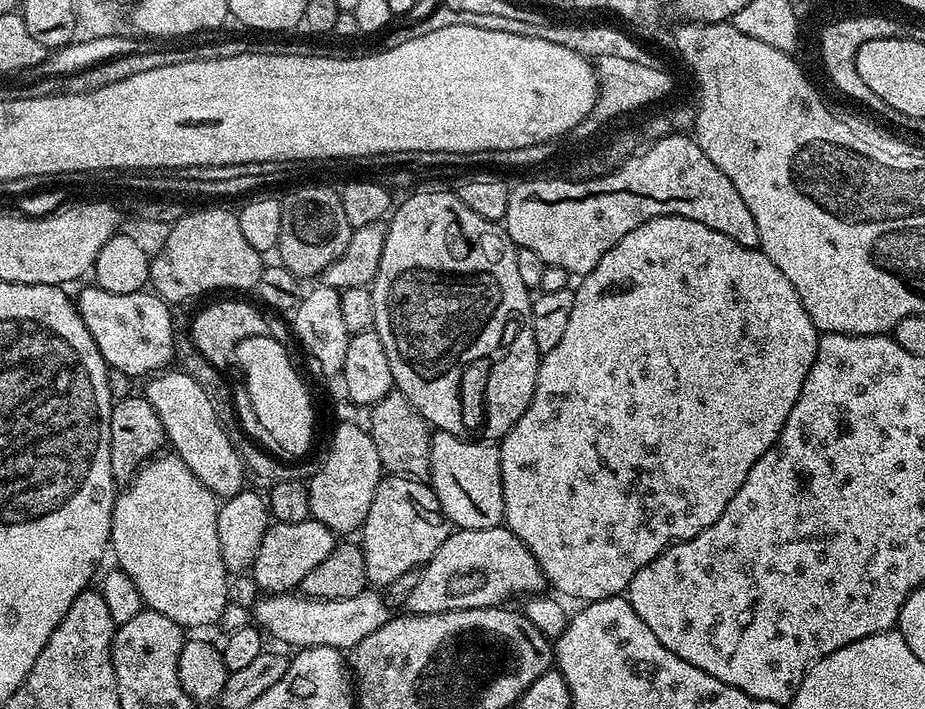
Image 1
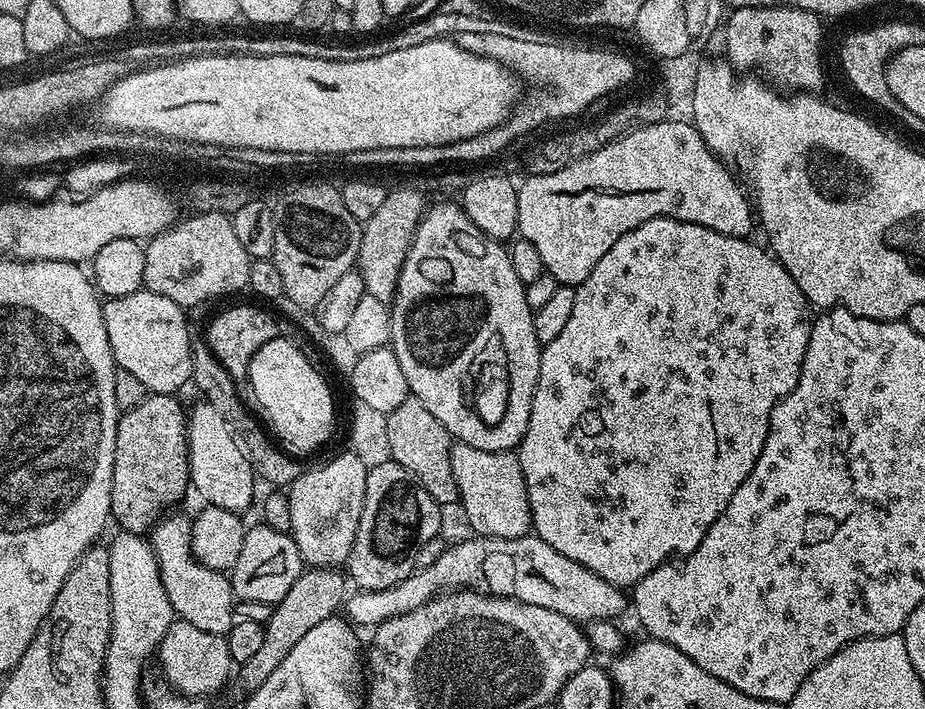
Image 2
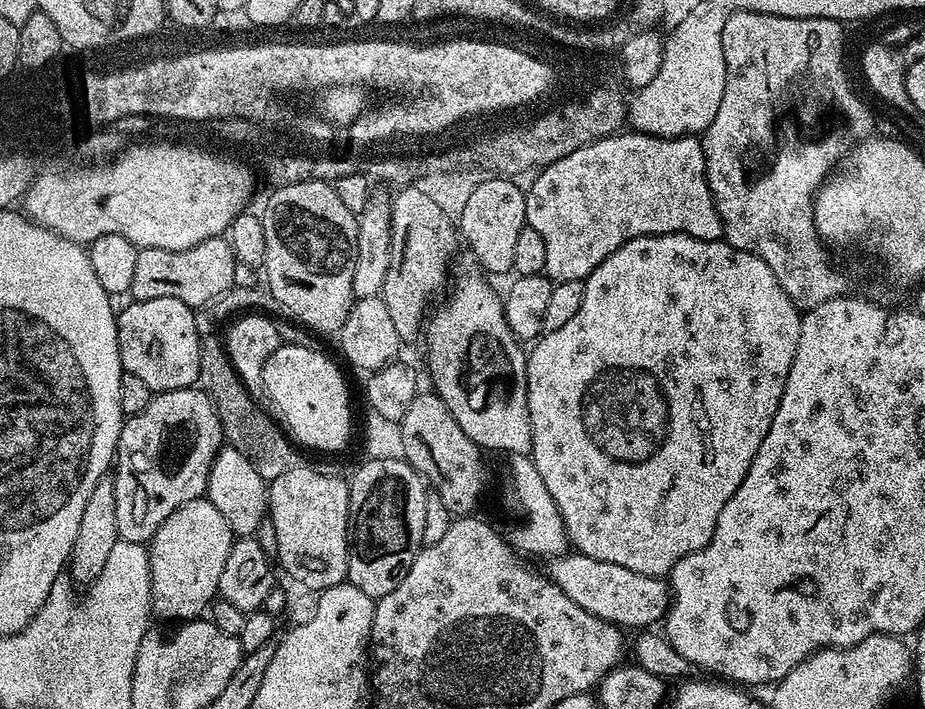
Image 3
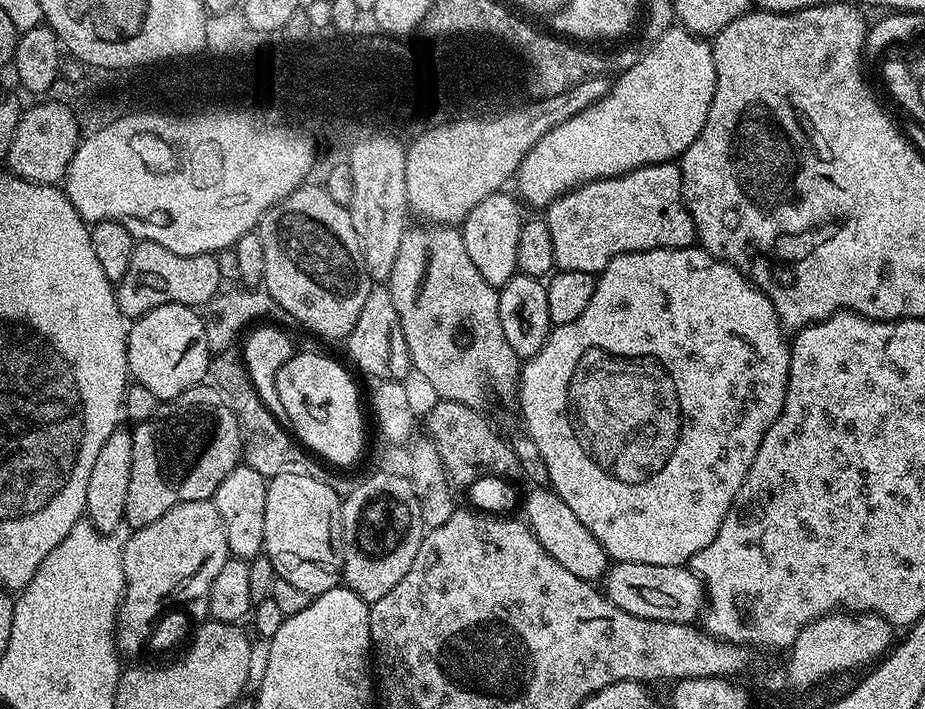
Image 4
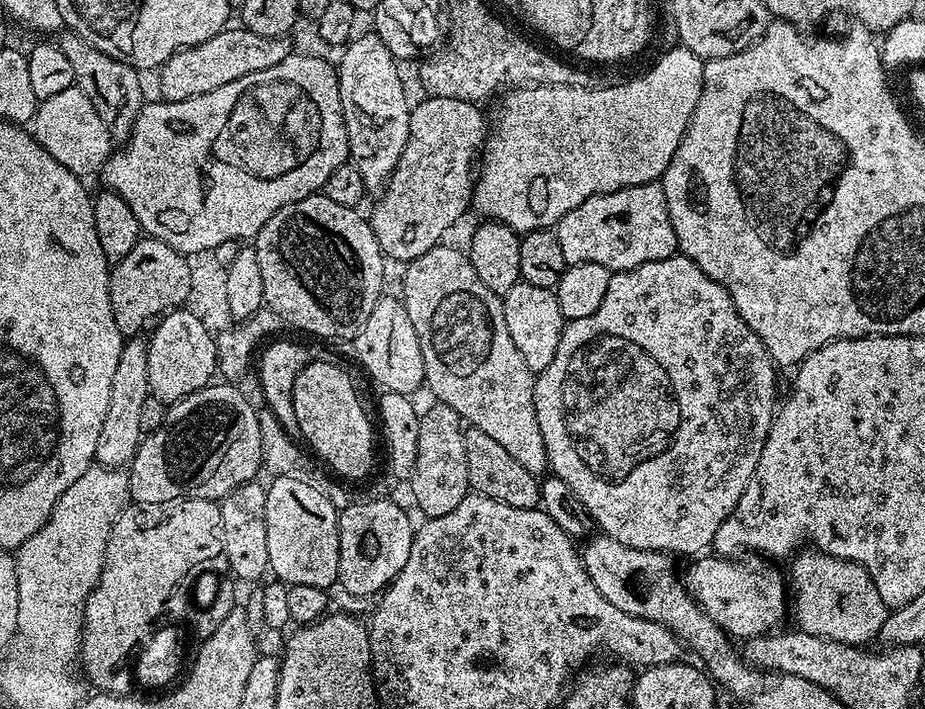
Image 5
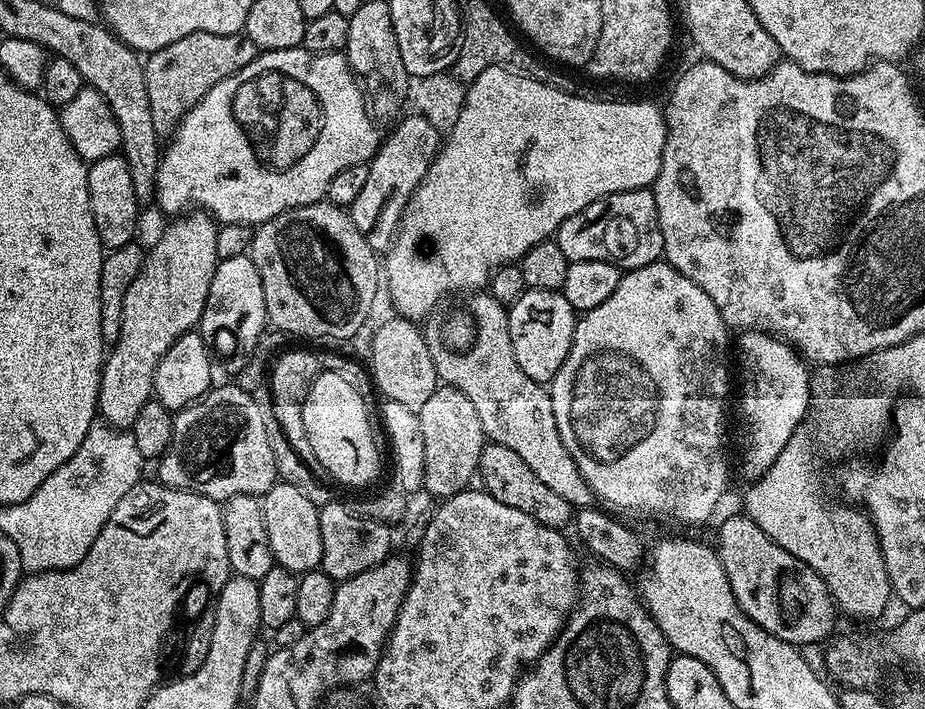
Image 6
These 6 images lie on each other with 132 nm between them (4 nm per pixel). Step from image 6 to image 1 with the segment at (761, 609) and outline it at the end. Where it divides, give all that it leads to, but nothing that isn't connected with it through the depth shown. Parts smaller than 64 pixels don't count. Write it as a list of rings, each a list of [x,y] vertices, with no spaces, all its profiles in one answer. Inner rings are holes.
[[[506,526],[449,531],[446,542],[420,568],[418,586],[406,597],[407,611],[417,616],[467,608],[494,608],[511,596],[529,598],[543,593],[546,581],[534,554]],[[365,590],[354,594],[354,598],[340,596],[337,600],[303,594],[264,594],[259,597],[261,600],[257,602],[256,608],[254,604],[254,620],[271,639],[273,636],[274,639],[289,644],[292,650],[318,646],[354,650],[362,642],[362,638],[370,638],[374,630],[381,628],[390,619],[389,601],[376,592],[379,591]]]

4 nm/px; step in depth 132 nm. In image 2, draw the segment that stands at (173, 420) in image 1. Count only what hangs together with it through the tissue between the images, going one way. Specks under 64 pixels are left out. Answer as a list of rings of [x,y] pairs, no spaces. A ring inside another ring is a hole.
[[[199,402],[187,413],[188,418],[188,475],[191,487],[196,488],[205,505],[230,510],[237,514],[244,511],[257,499],[257,477],[250,462],[242,458],[242,450],[234,443],[232,430],[226,418],[206,402]]]

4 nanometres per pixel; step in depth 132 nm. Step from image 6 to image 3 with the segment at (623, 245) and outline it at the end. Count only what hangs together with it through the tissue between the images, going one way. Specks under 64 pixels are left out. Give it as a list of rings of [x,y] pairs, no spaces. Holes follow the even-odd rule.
[[[620,130],[615,135],[604,136],[592,144],[582,146],[573,153],[559,158],[553,164],[546,165],[535,173],[536,181],[527,185],[524,201],[526,202],[526,224],[527,227],[538,230],[542,234],[542,243],[546,246],[546,266],[544,272],[549,280],[559,282],[561,280],[582,280],[588,279],[593,270],[614,250],[618,250],[628,240],[642,238],[643,236],[661,236],[662,234],[674,234],[681,232],[694,238],[703,240],[719,240],[724,235],[724,219],[718,214],[716,203],[712,197],[712,191],[706,178],[706,158],[704,157],[704,145],[696,136],[675,136],[674,138],[662,138],[651,136],[645,132],[635,130]]]

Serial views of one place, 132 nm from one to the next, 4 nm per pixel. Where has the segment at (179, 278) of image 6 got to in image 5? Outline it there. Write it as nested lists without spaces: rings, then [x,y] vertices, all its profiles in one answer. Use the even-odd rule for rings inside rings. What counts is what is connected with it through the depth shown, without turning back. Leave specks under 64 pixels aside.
[[[132,338],[125,343],[114,369],[114,383],[110,385],[110,406],[106,409],[106,422],[102,422],[102,431],[98,433],[98,450],[95,463],[105,468],[123,469],[132,463],[138,450],[142,433],[138,426],[142,419],[142,402],[150,394],[148,391],[148,371],[146,358],[148,345],[143,339]]]

